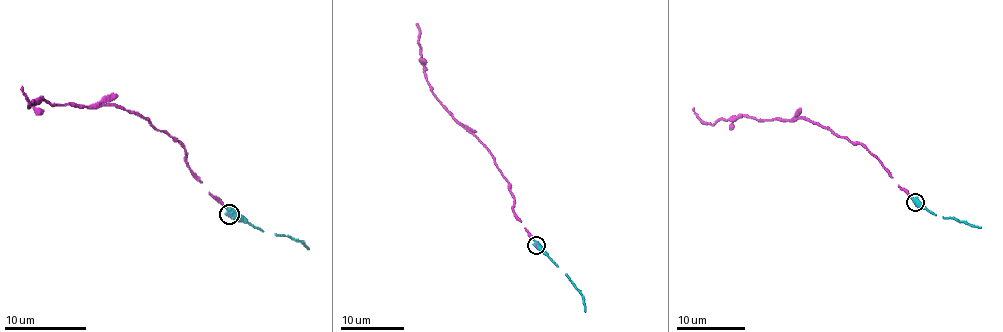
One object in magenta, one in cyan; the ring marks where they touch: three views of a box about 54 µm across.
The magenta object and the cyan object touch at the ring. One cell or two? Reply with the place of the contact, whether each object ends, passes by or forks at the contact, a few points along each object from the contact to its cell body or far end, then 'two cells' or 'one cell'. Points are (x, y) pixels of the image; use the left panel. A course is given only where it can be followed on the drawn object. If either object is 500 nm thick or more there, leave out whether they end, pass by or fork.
(229, 214) | magenta via (229, 214), (190, 168), (185, 147), (133, 112), (115, 106), (55, 104), (40, 99), (27, 106), (21, 86) | cyan via (229, 214), (241, 215), (264, 231), (290, 236), (308, 249) | one cell

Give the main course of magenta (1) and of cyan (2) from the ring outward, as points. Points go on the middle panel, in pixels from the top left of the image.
1: (536, 244), (514, 214), (514, 197), (510, 184), (485, 147), (432, 92), (418, 43), (420, 29), (417, 25)
2: (536, 244), (582, 295), (585, 311)

